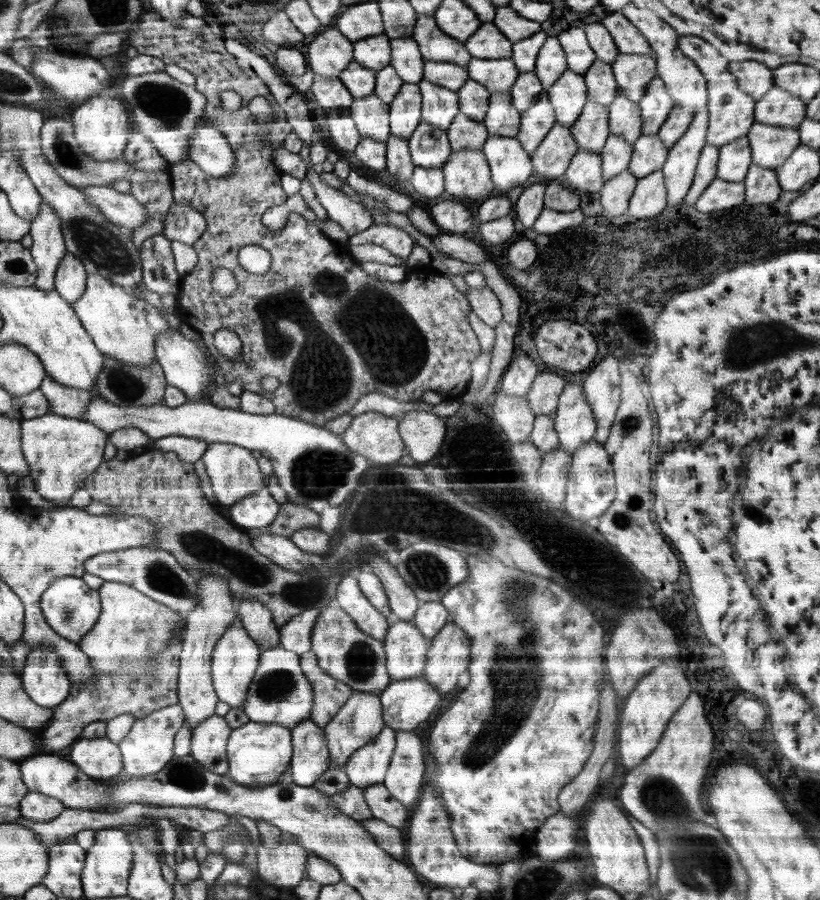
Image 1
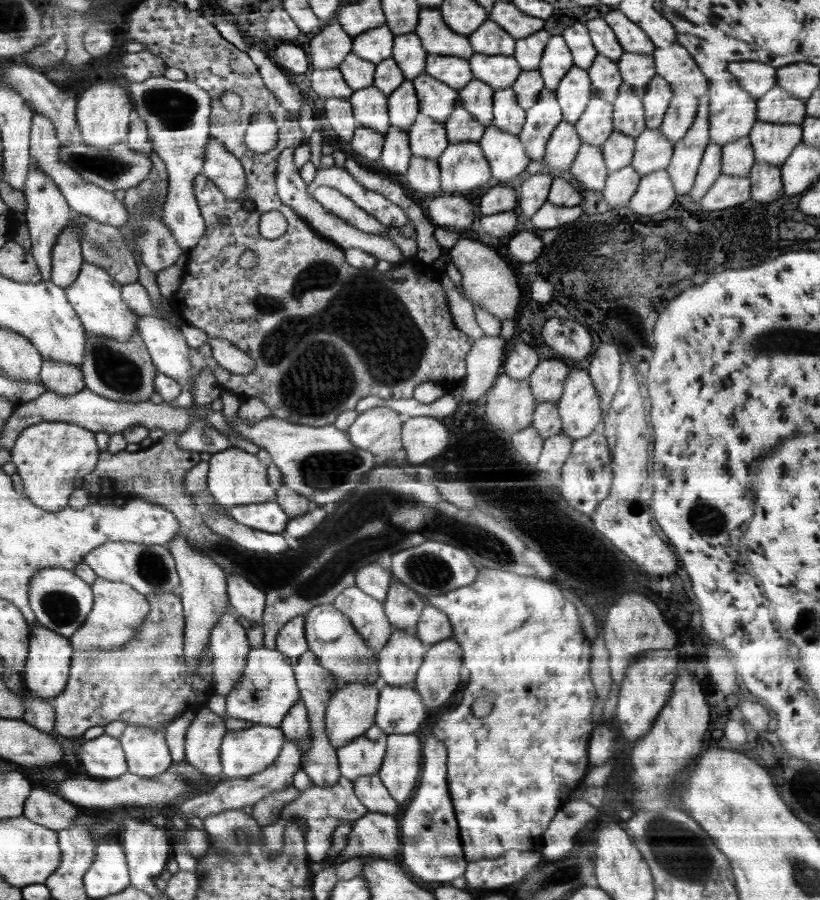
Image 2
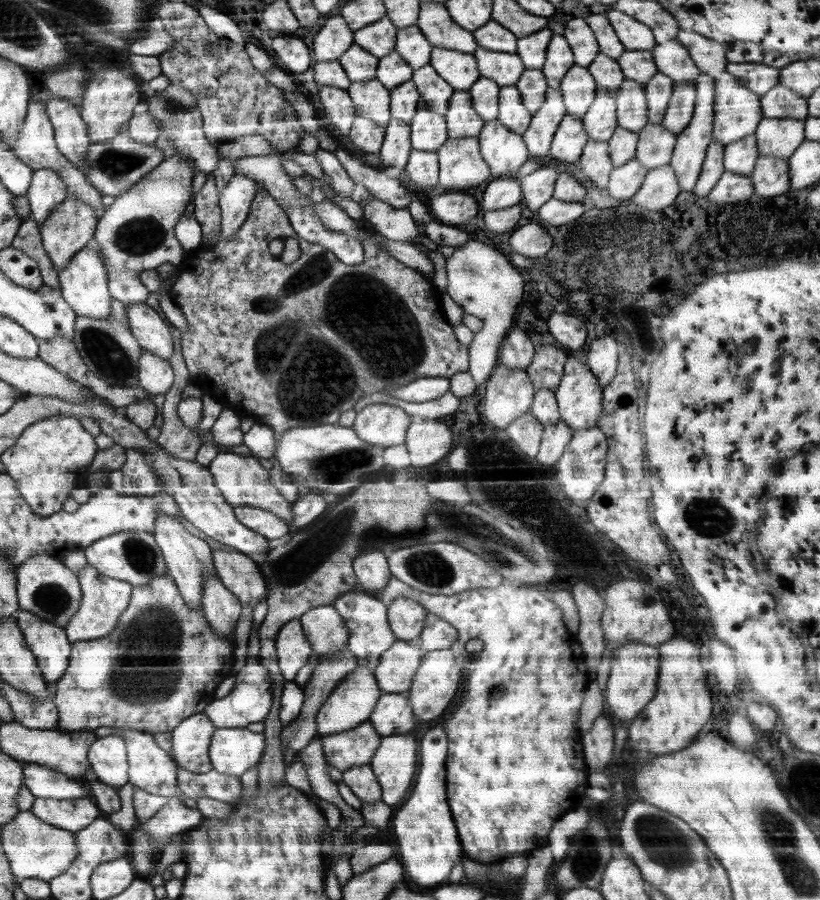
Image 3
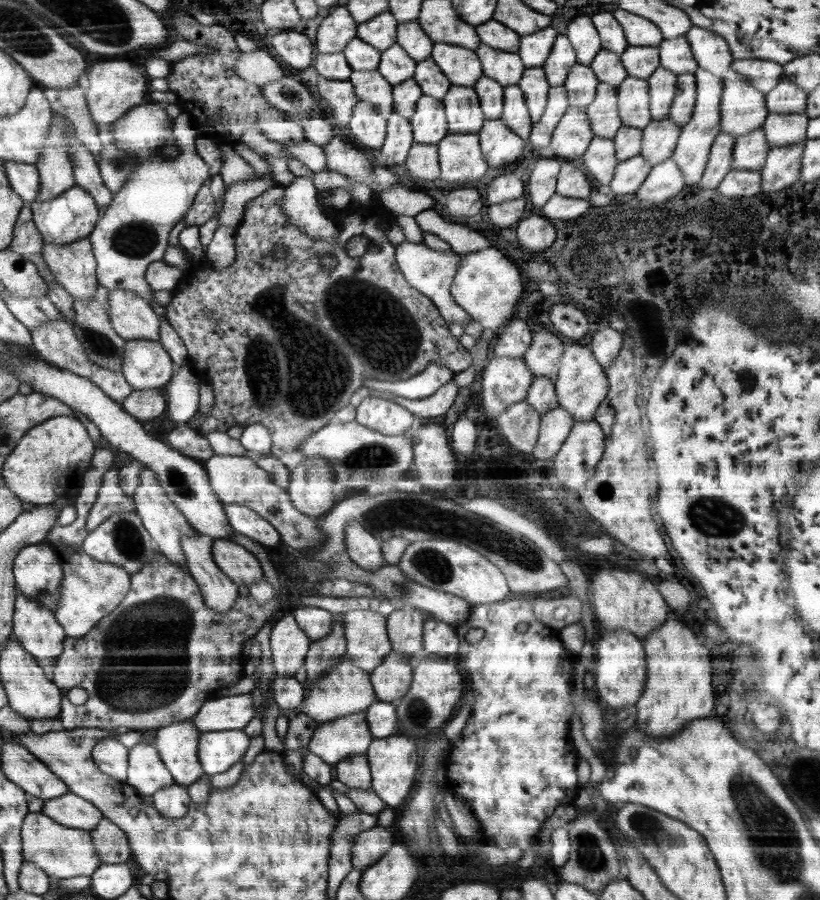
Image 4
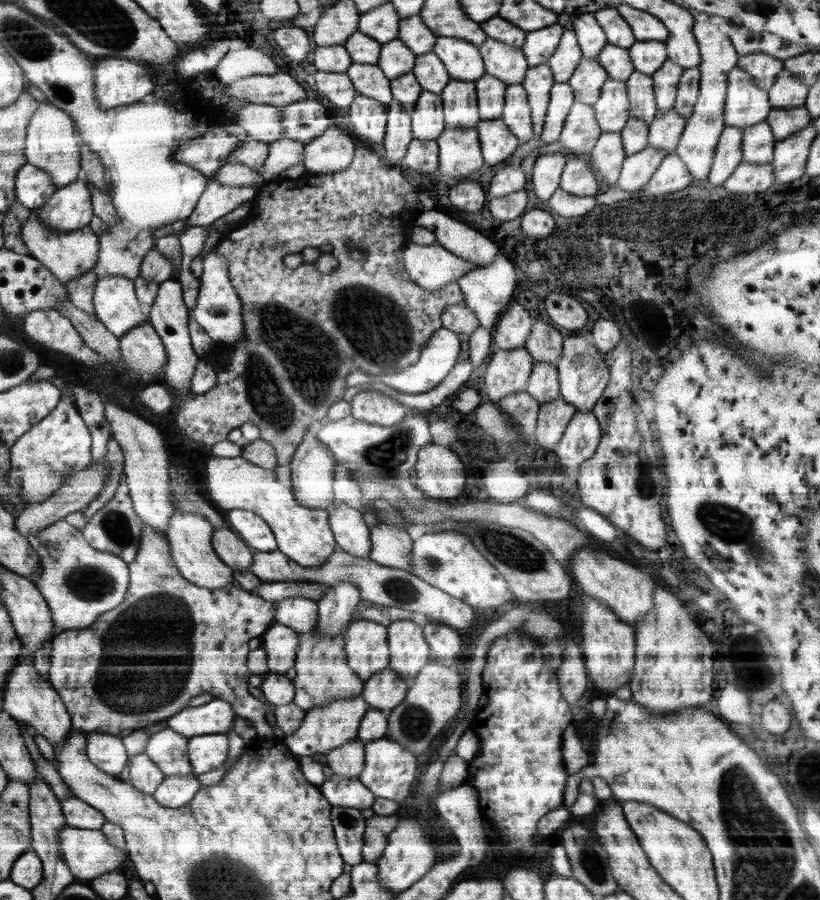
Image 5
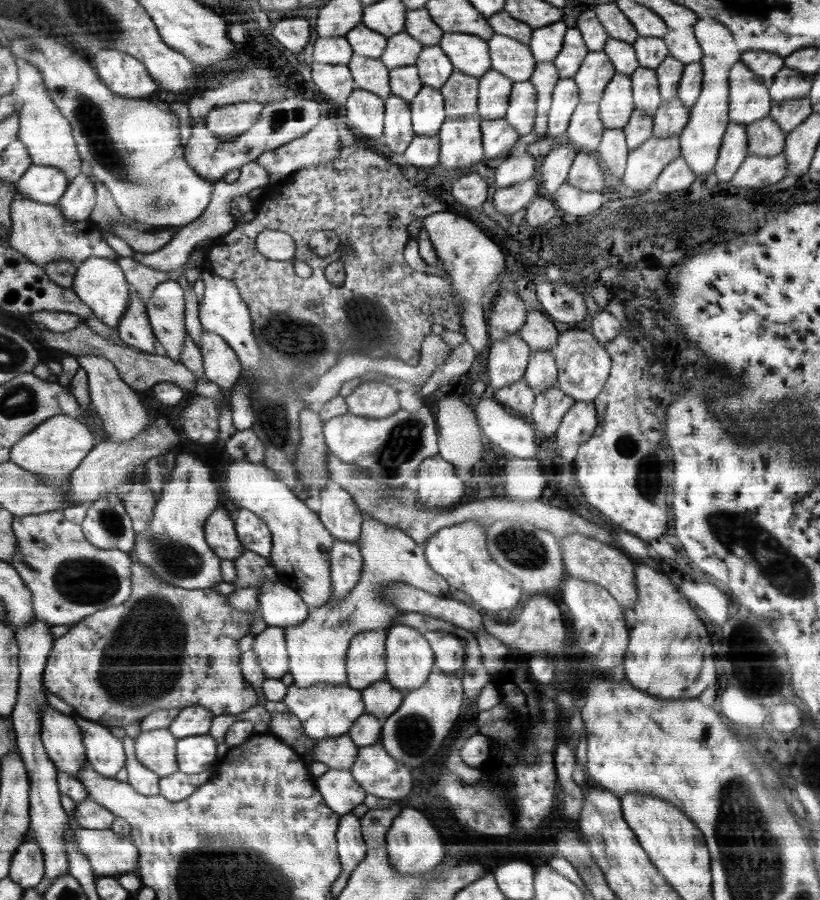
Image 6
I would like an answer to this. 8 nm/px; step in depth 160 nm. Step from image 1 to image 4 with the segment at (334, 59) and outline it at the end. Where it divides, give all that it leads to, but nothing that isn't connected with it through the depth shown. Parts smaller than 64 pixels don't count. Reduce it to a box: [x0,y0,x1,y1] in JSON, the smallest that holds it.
[316,4,357,54]

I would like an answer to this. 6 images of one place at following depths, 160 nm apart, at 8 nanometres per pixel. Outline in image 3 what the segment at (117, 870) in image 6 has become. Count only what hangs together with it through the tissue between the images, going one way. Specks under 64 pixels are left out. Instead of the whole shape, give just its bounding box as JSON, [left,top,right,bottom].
[1,811,78,884]

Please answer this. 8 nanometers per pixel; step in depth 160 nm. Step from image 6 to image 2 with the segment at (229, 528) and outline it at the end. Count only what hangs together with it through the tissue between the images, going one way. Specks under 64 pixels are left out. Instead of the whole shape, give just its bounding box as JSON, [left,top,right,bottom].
[228,575,266,626]

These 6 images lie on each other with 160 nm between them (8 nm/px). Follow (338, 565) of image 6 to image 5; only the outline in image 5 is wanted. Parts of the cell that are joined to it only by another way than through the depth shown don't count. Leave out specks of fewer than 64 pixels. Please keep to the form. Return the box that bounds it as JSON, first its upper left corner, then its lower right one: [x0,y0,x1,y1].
[317,581,360,638]

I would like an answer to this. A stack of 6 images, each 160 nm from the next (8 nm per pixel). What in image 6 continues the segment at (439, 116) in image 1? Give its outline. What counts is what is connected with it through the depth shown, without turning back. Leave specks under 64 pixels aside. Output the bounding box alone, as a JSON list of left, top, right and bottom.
[415,45,455,89]

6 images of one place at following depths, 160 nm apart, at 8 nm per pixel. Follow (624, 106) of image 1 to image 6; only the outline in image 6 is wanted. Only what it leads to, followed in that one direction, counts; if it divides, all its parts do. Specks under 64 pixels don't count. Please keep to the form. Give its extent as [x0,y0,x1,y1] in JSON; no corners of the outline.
[630,66,662,117]

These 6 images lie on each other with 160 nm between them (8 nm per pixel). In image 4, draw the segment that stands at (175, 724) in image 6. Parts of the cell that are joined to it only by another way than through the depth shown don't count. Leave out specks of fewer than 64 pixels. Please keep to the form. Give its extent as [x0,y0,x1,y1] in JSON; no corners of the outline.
[194,693,256,732]

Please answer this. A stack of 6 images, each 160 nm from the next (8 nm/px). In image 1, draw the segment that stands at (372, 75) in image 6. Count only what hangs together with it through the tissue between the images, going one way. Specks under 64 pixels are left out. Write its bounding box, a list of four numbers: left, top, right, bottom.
[349,94,391,143]

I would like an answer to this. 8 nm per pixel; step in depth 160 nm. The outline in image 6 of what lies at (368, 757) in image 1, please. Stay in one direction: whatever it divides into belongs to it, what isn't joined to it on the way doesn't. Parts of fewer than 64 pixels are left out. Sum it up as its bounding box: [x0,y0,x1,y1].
[281,683,365,742]

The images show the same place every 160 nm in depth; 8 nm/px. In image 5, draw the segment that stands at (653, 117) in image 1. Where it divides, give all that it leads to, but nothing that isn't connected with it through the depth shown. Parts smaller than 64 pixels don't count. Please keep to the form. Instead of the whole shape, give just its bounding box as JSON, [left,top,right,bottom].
[651,59,684,111]

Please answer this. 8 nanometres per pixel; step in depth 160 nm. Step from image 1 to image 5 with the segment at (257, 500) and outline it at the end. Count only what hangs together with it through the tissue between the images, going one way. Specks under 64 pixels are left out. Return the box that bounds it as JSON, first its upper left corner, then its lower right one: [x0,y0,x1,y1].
[223,509,277,552]

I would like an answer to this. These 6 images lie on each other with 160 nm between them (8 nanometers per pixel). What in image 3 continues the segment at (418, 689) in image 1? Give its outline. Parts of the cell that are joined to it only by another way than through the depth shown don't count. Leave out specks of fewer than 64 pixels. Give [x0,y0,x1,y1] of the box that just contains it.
[369,693,415,737]

